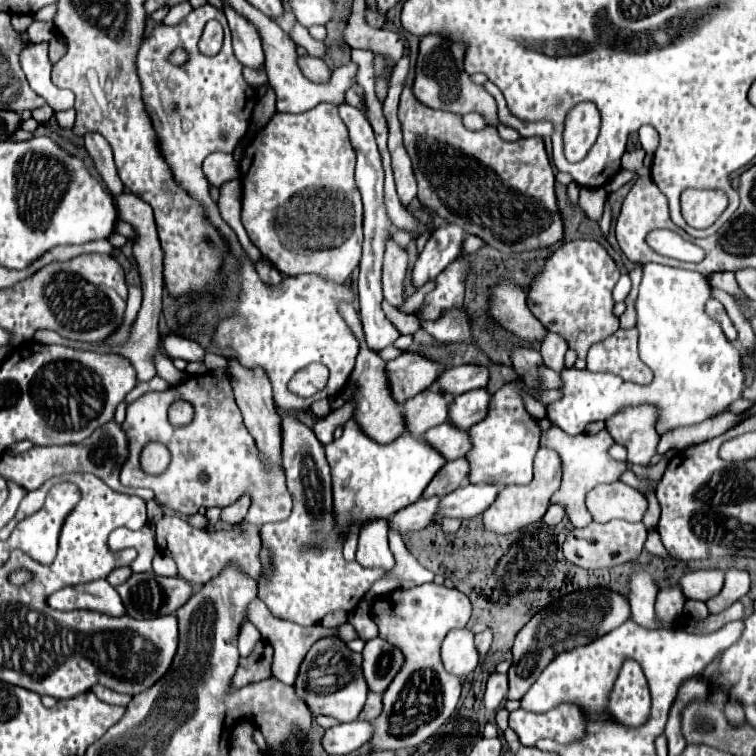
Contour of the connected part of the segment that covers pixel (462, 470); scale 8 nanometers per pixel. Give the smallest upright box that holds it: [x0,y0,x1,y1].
[423,459,469,497]

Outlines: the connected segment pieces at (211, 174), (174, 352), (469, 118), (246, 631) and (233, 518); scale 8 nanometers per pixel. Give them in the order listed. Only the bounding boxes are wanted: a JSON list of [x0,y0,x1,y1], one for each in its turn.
[[203,153,239,187],[163,335,205,363],[463,113,487,131],[239,621,261,657],[221,493,251,525]]

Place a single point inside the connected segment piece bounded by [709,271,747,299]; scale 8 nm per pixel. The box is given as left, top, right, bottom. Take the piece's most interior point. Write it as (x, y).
(724, 280)

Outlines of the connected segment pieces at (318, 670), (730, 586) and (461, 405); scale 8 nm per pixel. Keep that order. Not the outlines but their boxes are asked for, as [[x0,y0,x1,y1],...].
[[295,639,369,723],[707,569,749,613],[449,389,491,431]]

